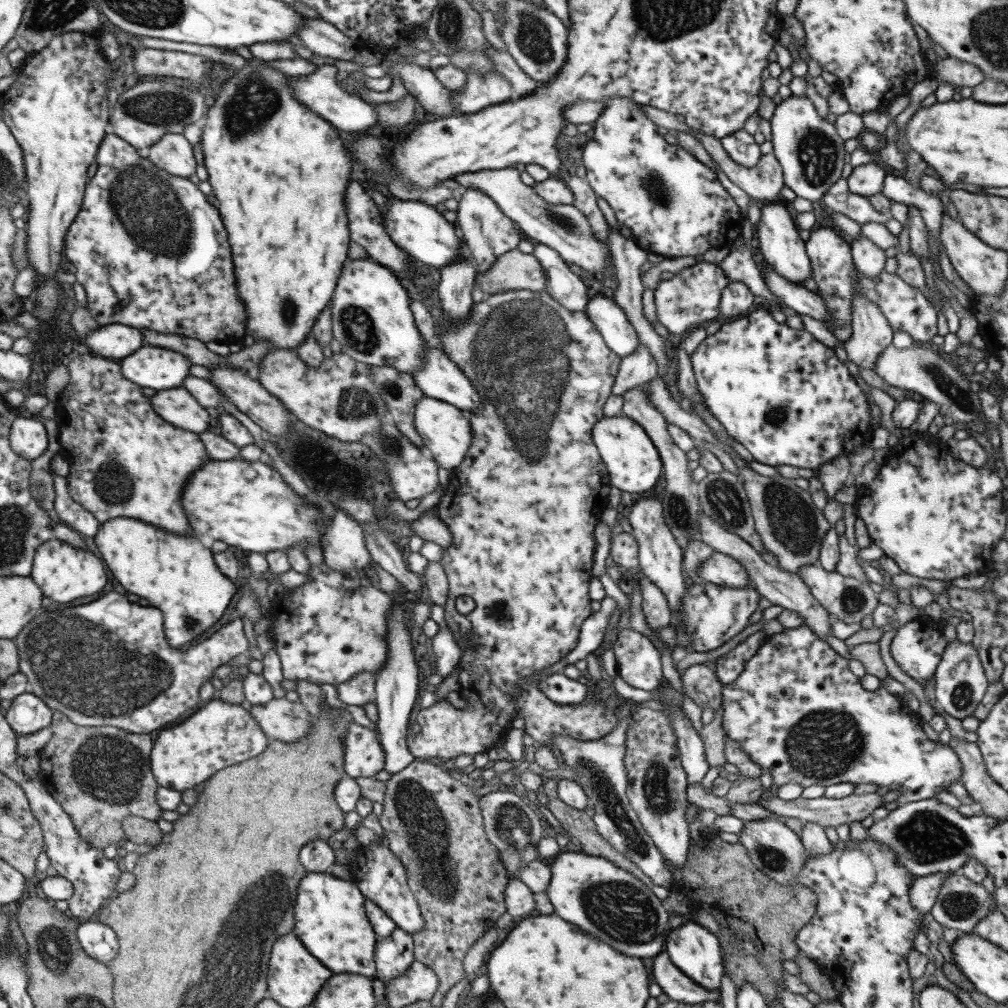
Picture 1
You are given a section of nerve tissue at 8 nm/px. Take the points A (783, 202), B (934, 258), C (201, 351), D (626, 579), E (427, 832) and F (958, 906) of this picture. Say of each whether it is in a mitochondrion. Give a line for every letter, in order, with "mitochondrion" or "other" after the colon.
A: other
B: other
C: other
D: other
E: mitochondrion
F: mitochondrion

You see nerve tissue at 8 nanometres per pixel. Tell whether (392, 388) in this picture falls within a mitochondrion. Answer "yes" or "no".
yes

